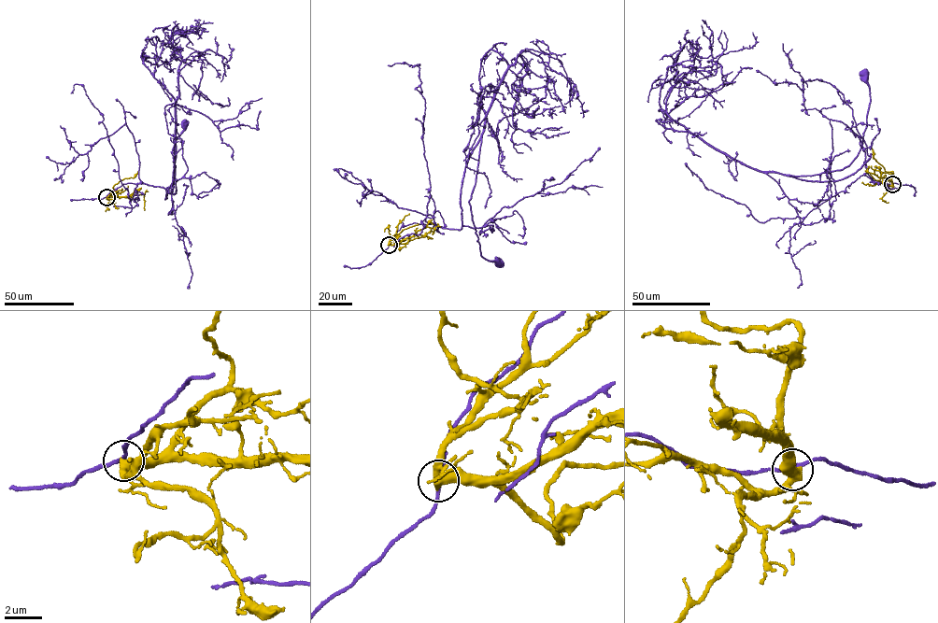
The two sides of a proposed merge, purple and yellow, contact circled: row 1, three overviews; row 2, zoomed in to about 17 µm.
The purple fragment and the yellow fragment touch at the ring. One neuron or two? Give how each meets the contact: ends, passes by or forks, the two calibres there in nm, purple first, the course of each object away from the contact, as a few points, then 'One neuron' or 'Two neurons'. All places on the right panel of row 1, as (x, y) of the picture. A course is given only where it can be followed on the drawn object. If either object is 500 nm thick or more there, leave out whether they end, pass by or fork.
At the ring purple passes by. At the ring yellow passes by. Thickness 160 nm (purple) against 480 nm. Course of purple: (892, 184), (866, 172), (870, 154), (837, 180), (788, 176), (842, 169), (858, 154), (870, 99), (864, 73). Course of yellow: (892, 184), (890, 180), (874, 175), (874, 170), (882, 173), (882, 183). Two neurons

